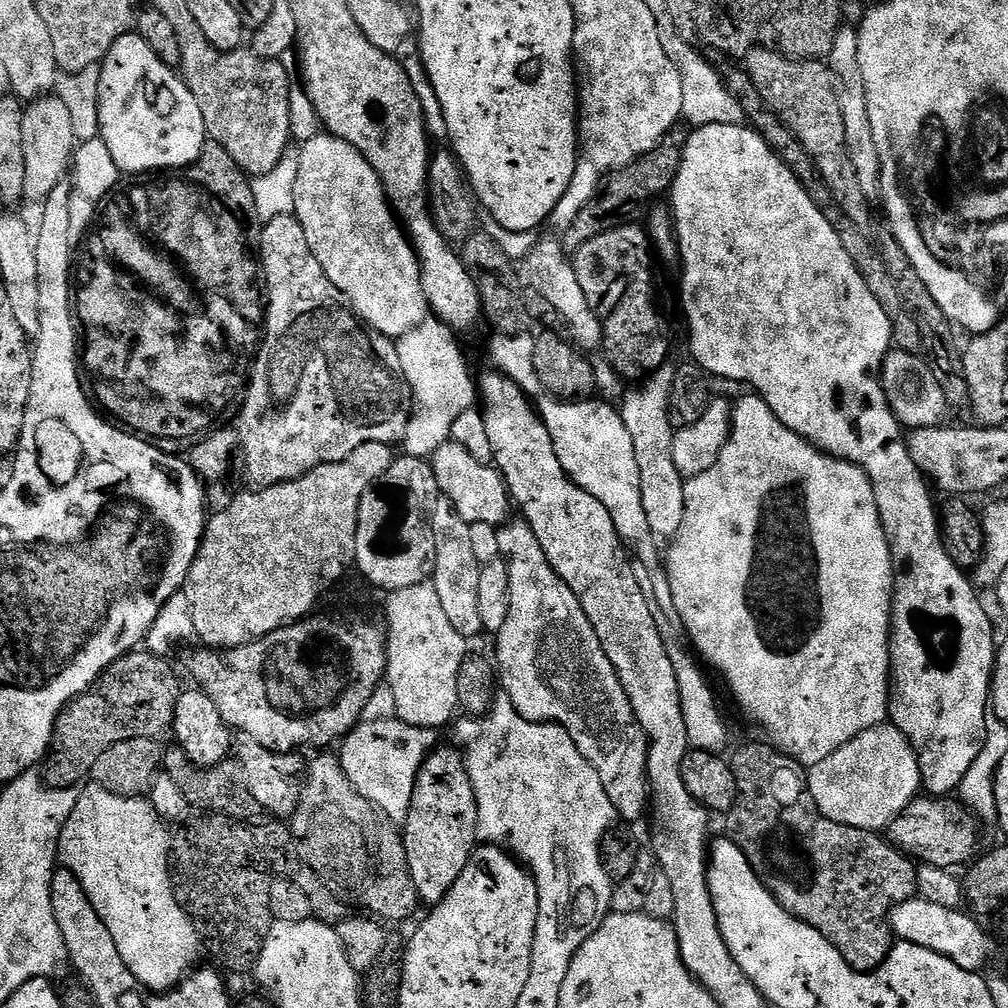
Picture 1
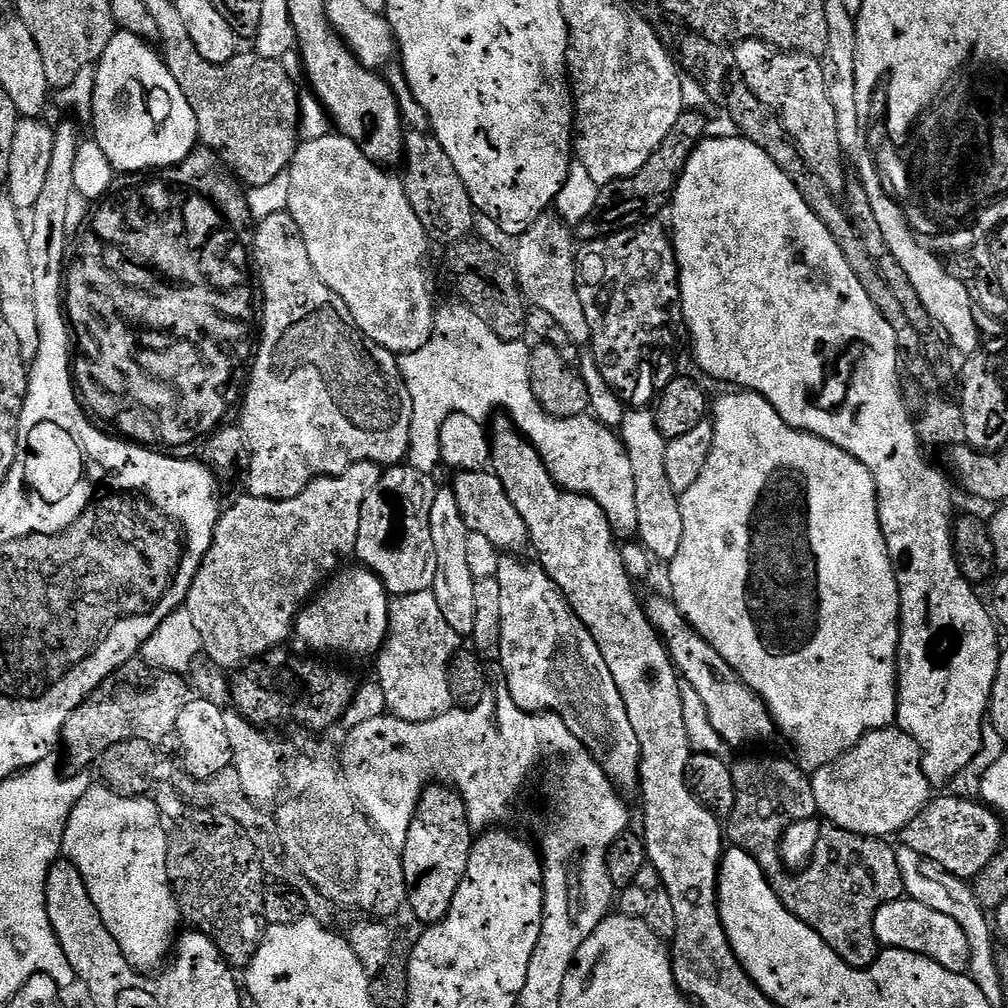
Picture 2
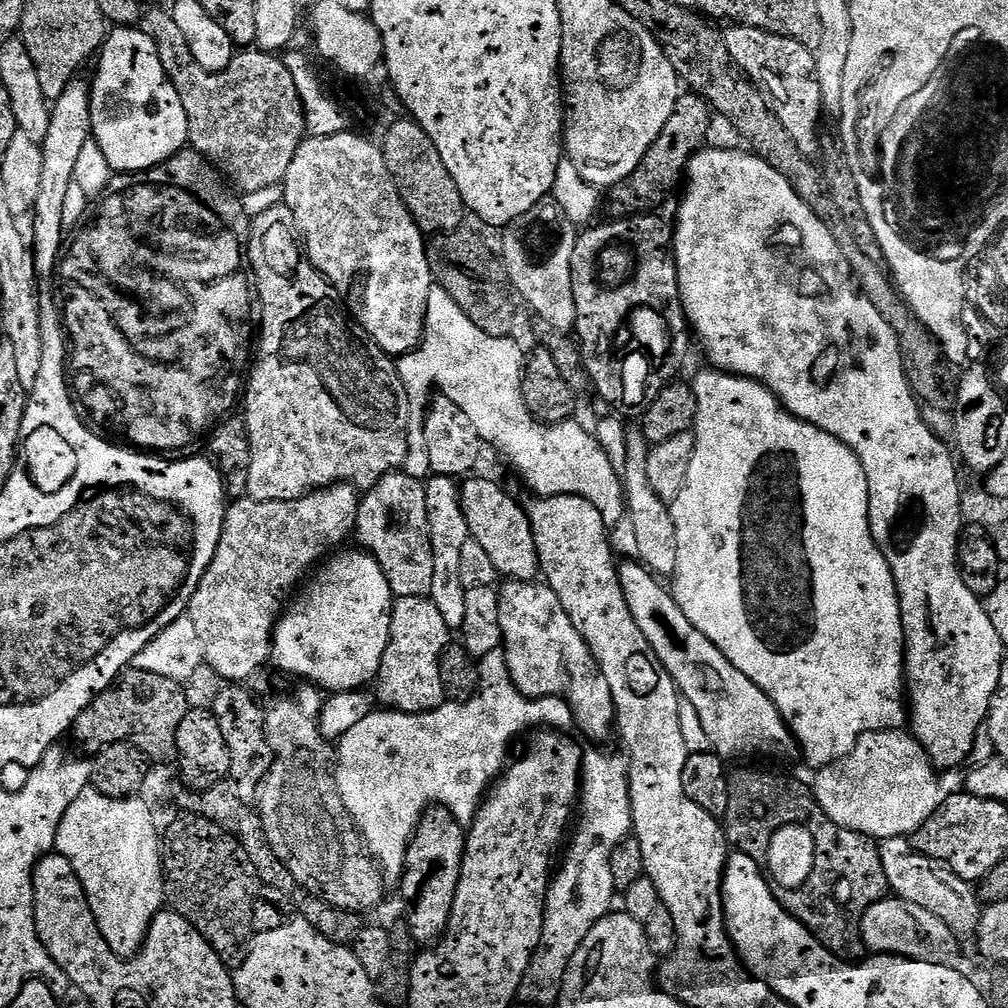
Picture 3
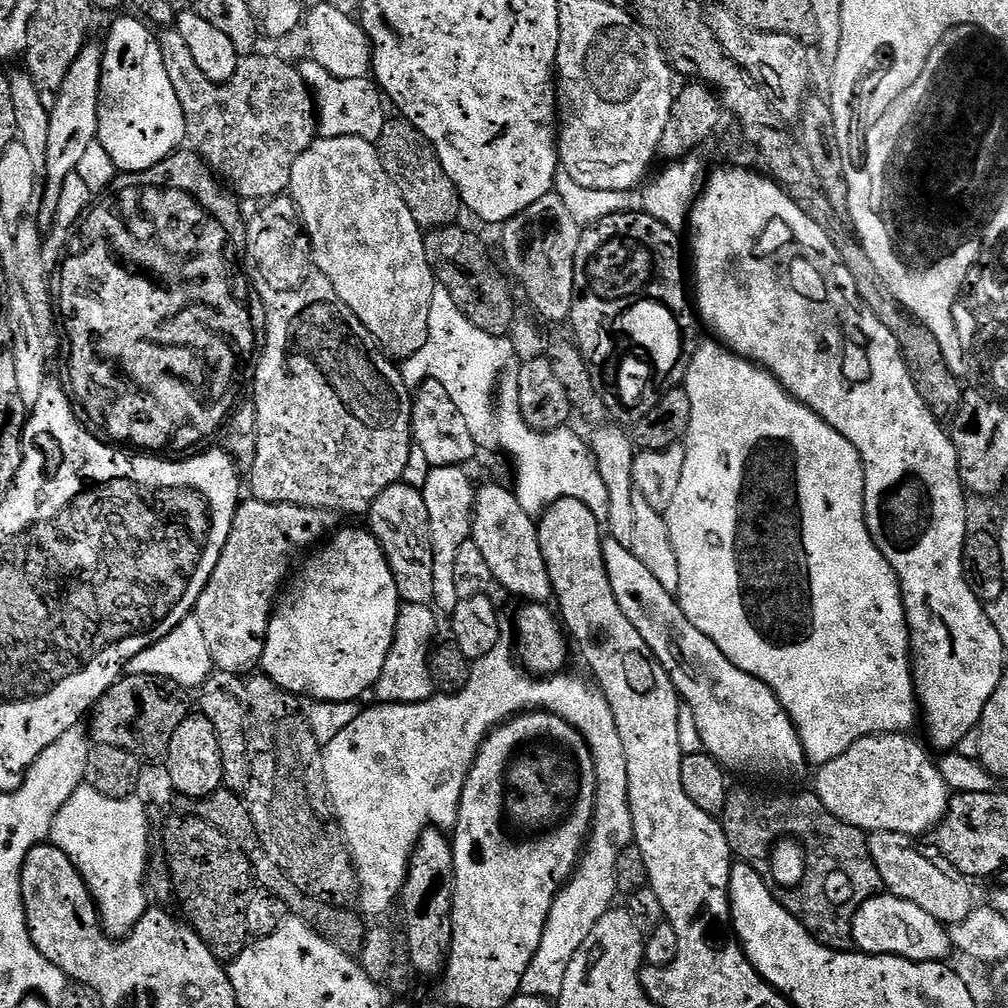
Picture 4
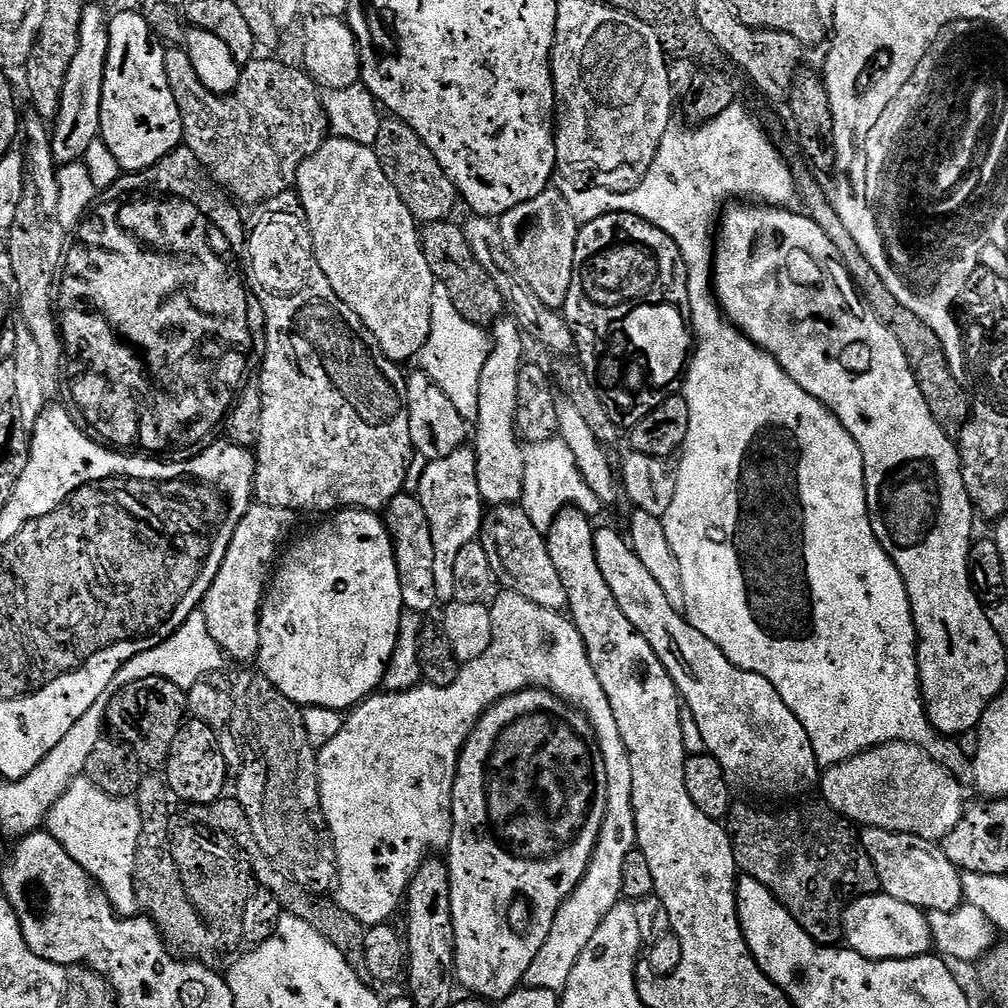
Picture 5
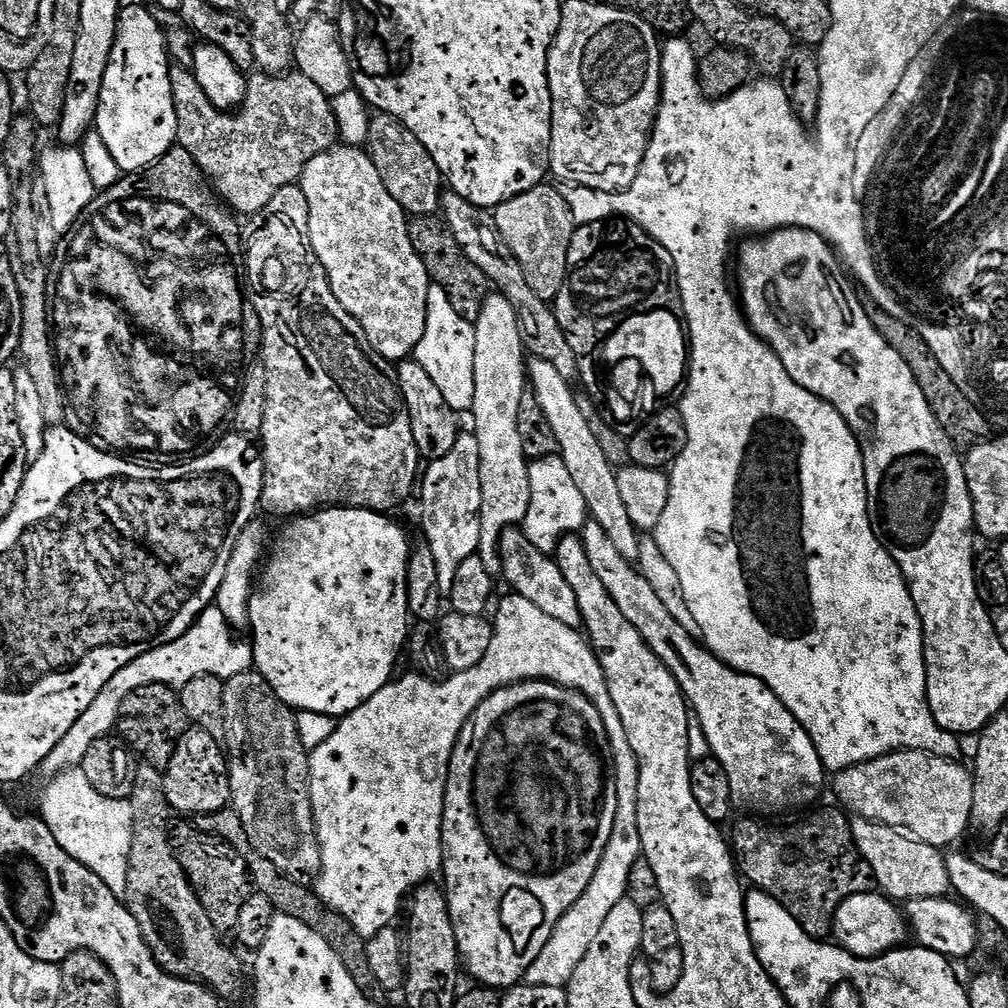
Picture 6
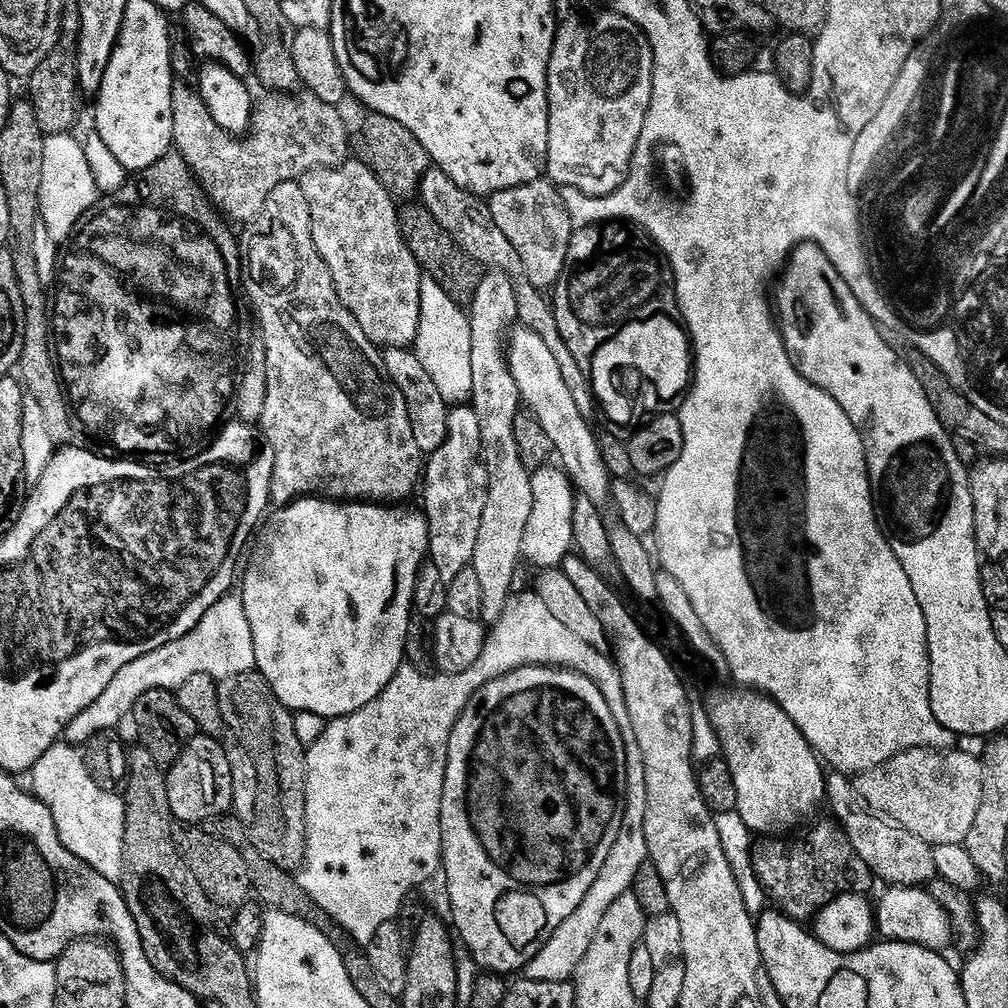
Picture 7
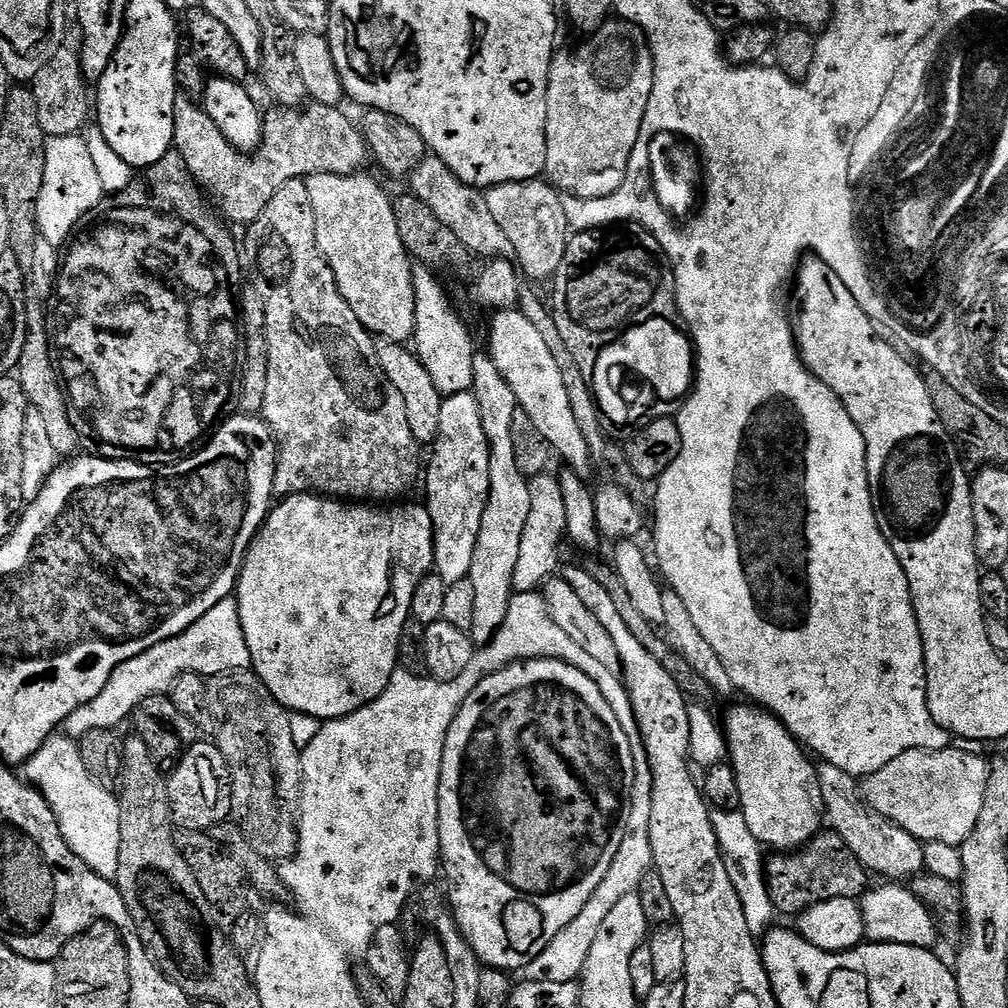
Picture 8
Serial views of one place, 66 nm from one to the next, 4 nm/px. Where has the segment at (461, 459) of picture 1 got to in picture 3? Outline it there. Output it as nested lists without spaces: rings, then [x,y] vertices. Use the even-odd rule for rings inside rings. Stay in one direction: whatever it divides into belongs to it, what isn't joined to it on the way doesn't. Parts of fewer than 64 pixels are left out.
[[[473,475],[460,484],[460,501],[462,502],[469,537],[476,539],[486,550],[486,553],[490,554],[490,559],[494,562],[494,566],[501,577],[510,580],[536,580],[540,571],[540,563],[538,562],[538,554],[534,546],[534,534],[528,521],[527,511],[502,485],[495,484],[492,480],[483,480],[478,475]]]

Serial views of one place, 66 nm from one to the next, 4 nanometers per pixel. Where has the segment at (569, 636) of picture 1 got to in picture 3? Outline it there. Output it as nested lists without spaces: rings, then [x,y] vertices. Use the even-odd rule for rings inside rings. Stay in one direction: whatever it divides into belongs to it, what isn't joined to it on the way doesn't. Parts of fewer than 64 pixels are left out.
[[[505,579],[499,585],[498,591],[500,594],[498,622],[502,622],[502,651],[506,658],[506,666],[510,670],[510,678],[512,679],[513,686],[523,696],[530,696],[533,700],[537,700],[543,696],[557,696],[559,700],[565,700],[568,704],[568,709],[572,711],[575,727],[577,729],[580,727],[581,734],[589,736],[592,740],[608,740],[611,736],[614,736],[614,729],[616,728],[616,707],[614,706],[614,698],[610,694],[610,686],[606,682],[606,674],[602,674],[602,670],[598,666],[594,654],[590,654],[590,646],[586,646],[582,634],[578,634],[578,626],[574,626],[574,622],[570,622],[570,614],[566,614],[566,610],[562,610],[562,602],[558,602],[558,594],[554,594],[554,590],[547,582],[537,582],[536,580]]]

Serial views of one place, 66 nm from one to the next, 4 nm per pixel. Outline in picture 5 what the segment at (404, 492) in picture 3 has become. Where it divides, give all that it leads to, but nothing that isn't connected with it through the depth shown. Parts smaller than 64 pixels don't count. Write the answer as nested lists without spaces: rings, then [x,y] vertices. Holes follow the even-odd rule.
[[[401,494],[389,502],[382,519],[392,536],[392,545],[396,548],[396,565],[402,582],[402,598],[407,611],[427,614],[438,607],[438,590],[434,590],[434,542],[430,538],[430,522],[426,518],[426,510],[422,510],[419,499],[415,495]]]

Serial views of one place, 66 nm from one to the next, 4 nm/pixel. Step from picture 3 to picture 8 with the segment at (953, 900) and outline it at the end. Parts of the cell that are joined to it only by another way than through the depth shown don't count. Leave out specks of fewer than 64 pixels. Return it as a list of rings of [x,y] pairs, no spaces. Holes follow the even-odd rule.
[[[825,763],[817,767],[817,776],[826,820],[832,823],[829,824],[831,831],[837,832],[842,842],[850,846],[854,858],[858,858],[869,873],[876,875],[877,872],[888,882],[908,882],[925,871],[924,844],[870,808],[857,777],[846,774],[846,770],[838,770],[838,766]]]

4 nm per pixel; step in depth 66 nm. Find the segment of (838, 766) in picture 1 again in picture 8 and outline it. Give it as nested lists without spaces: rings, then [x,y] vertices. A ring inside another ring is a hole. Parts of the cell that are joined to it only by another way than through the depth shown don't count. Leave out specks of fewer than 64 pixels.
[[[949,746],[942,750],[906,750],[882,770],[863,777],[862,791],[868,806],[906,830],[918,841],[961,845],[970,838],[986,798],[989,761]]]

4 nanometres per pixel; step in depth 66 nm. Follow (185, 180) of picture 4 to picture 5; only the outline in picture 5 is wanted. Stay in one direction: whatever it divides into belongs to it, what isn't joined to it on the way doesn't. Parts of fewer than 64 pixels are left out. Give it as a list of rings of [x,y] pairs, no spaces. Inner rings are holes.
[[[187,146],[175,148],[170,154],[166,154],[152,168],[145,168],[143,172],[129,172],[121,175],[120,179],[114,182],[114,186],[103,189],[99,193],[98,200],[104,202],[119,195],[120,192],[128,191],[130,188],[155,187],[165,190],[165,192],[180,193],[180,196],[187,197],[188,200],[195,201],[200,209],[208,213],[216,224],[227,233],[228,239],[236,249],[245,250],[246,248],[246,220],[240,217],[241,209],[222,191],[219,184],[204,171],[204,167],[198,162],[198,158],[188,149]]]

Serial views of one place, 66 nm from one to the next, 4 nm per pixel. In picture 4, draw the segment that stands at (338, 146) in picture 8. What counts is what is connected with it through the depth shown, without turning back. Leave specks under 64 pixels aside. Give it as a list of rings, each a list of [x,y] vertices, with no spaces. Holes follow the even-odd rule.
[[[253,54],[243,57],[240,65],[234,70],[234,74],[224,84],[215,84],[206,78],[206,74],[202,74],[202,70],[198,70],[198,66],[194,66],[190,62],[184,62],[176,75],[173,75],[172,85],[174,86],[174,94],[178,94],[178,102],[182,106],[182,114],[186,122],[186,130],[184,135],[187,143],[190,145],[191,151],[197,152],[202,157],[205,164],[212,169],[213,173],[221,181],[230,185],[231,191],[237,197],[245,200],[255,200],[257,202],[267,202],[273,196],[283,196],[288,192],[290,186],[290,170],[294,166],[294,162],[298,162],[298,158],[303,154],[312,141],[317,139],[318,125],[316,122],[316,105],[312,102],[312,94],[308,91],[308,87],[302,82],[302,74],[299,67],[295,63],[287,64],[284,60],[279,60],[276,56],[260,56],[261,54]]]

